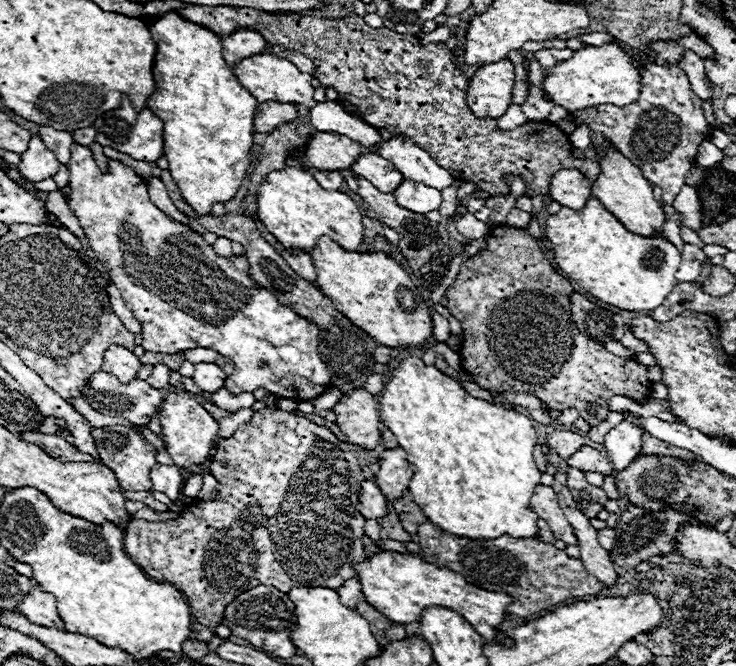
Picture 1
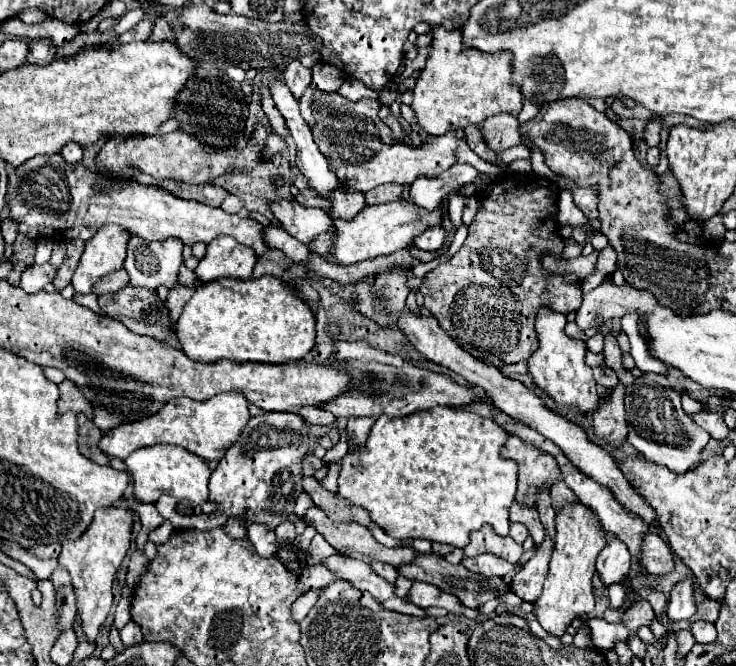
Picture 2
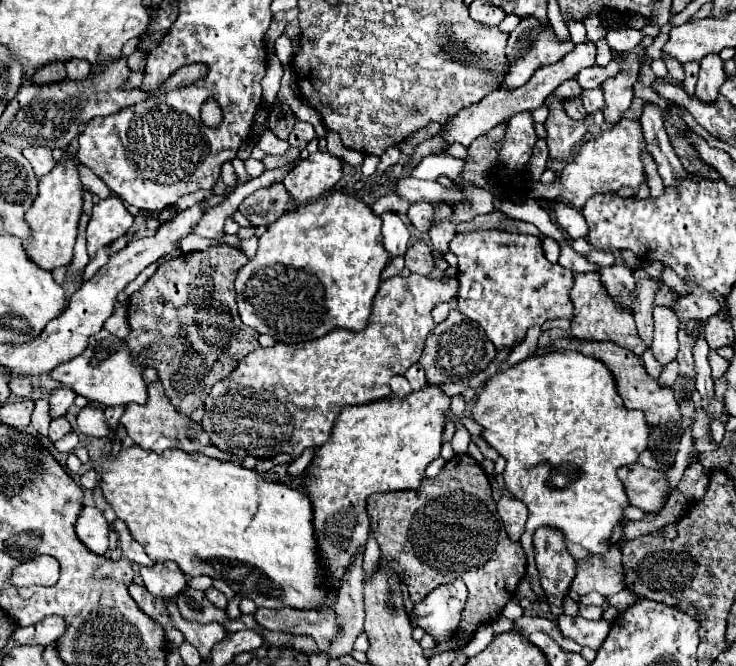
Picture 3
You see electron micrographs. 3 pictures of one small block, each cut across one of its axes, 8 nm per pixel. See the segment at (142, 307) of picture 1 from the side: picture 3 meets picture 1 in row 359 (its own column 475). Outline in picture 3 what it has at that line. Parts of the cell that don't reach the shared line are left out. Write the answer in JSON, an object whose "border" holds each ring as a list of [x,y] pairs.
{"border":[[[504,230],[460,232],[452,238],[450,252],[458,256],[458,310],[478,322],[498,350],[522,342],[532,326],[542,326],[546,320],[554,318],[572,318],[572,300],[568,298],[574,284],[572,272],[564,270],[560,264],[552,264],[544,256],[540,238],[510,234]]]}

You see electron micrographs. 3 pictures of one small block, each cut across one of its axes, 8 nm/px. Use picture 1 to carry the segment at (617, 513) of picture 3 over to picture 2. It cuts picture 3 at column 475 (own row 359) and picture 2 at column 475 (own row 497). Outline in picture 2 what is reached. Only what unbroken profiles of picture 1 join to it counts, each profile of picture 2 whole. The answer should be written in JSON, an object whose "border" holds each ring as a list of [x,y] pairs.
{"border":[[[436,406],[404,418],[388,418],[382,414],[374,422],[366,446],[342,458],[338,494],[350,504],[366,508],[372,520],[388,536],[398,540],[428,538],[432,542],[464,548],[470,540],[470,532],[480,530],[484,524],[490,524],[496,534],[508,534],[508,510],[514,502],[518,484],[518,464],[500,456],[500,448],[508,438],[510,434],[492,418],[480,418],[464,408]]]}

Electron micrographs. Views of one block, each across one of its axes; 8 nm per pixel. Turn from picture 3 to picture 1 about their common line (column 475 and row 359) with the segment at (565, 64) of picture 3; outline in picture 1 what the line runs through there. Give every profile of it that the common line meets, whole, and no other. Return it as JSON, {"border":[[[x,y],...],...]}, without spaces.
{"border":[[[110,346],[104,354],[102,372],[116,376],[120,382],[130,382],[136,378],[138,370],[142,368],[136,354],[132,354],[128,348],[122,346]]]}

